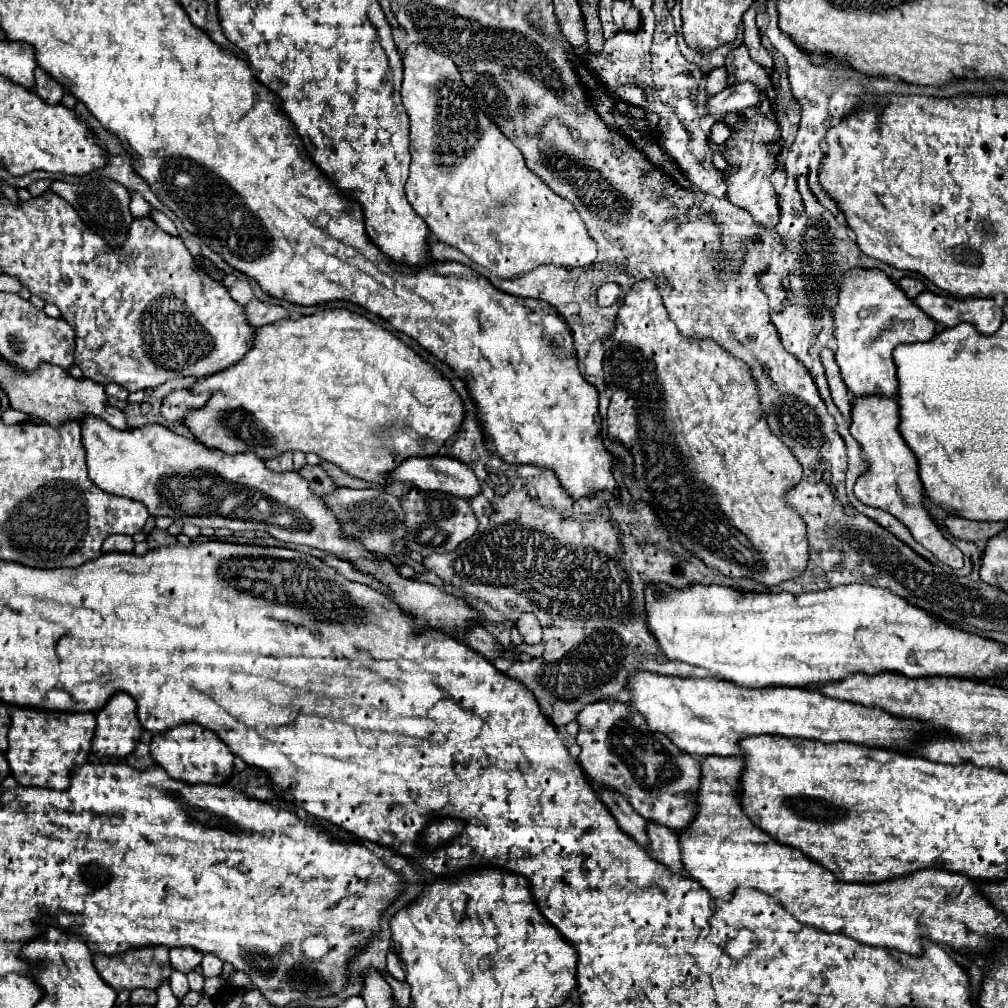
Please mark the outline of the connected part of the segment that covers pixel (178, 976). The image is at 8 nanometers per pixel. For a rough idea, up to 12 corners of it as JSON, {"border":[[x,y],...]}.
{"border":[[172,970],[170,988],[182,1000],[188,992],[186,974]]}

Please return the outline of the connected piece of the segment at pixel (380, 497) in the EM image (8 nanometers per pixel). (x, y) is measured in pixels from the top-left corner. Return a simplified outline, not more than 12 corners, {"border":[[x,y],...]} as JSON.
{"border":[[386,490],[322,496],[344,536],[370,552],[404,552],[404,512]]}

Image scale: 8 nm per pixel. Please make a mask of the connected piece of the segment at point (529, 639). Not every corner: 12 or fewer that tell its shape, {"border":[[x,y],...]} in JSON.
{"border":[[524,612],[516,628],[526,644],[540,644],[542,628],[534,614]]}

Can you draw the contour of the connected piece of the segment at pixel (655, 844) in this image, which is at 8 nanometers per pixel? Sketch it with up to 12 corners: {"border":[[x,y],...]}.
{"border":[[656,822],[646,824],[654,860],[682,872],[676,834]]}

